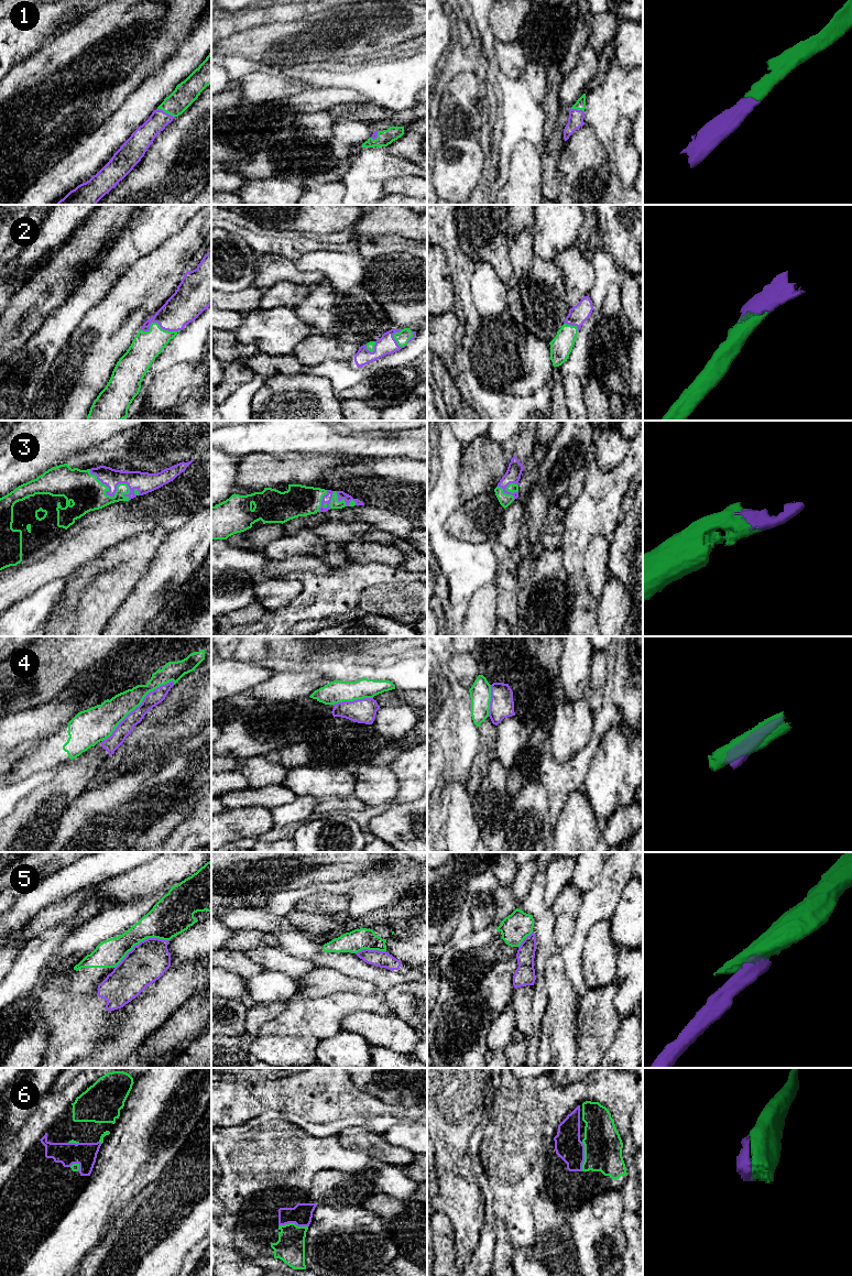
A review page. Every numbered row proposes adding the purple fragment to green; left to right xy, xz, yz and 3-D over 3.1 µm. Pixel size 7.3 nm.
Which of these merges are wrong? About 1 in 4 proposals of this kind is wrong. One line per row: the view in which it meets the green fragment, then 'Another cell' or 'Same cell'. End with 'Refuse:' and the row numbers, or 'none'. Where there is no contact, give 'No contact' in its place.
1: Touches green in xy. Same cell
2: Touches green in xy. Same cell
3: Touches green in xz. Same cell
4: Touches green in xy. Another cell
5: Touches green in xy. Another cell
6: Touches green in xz. Same cell
Refuse: 4, 5

